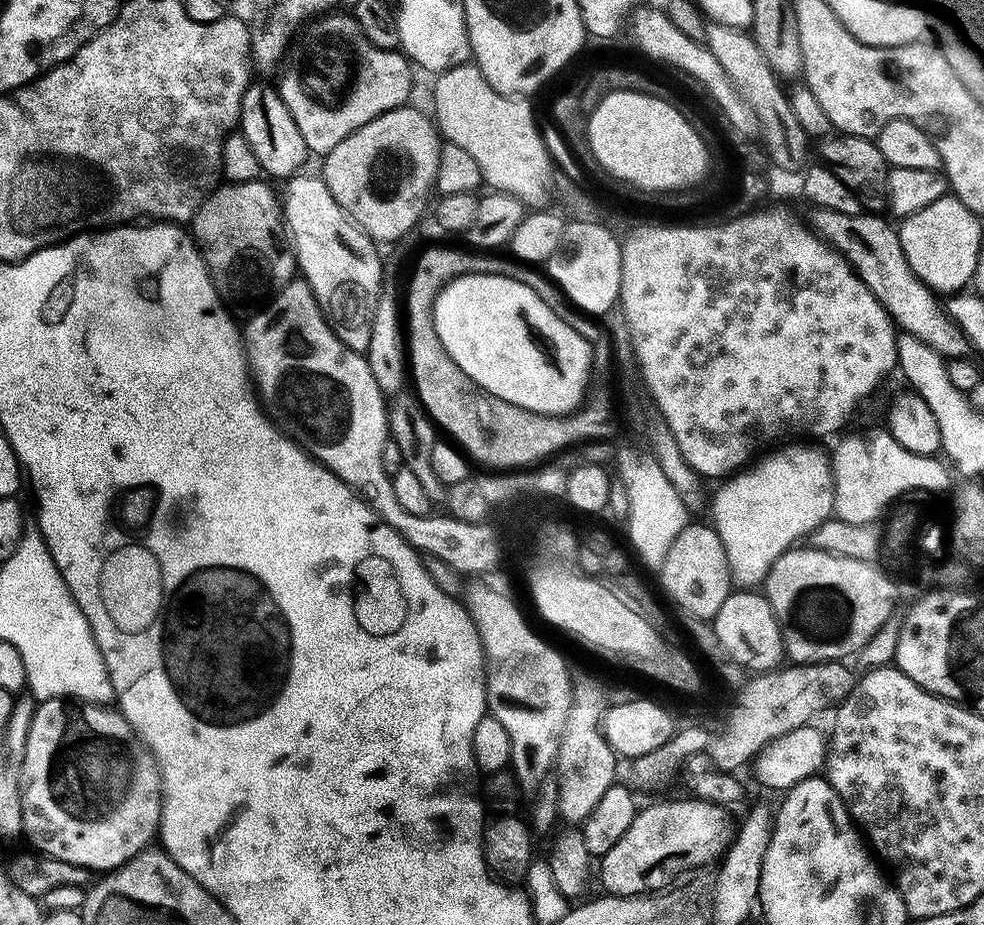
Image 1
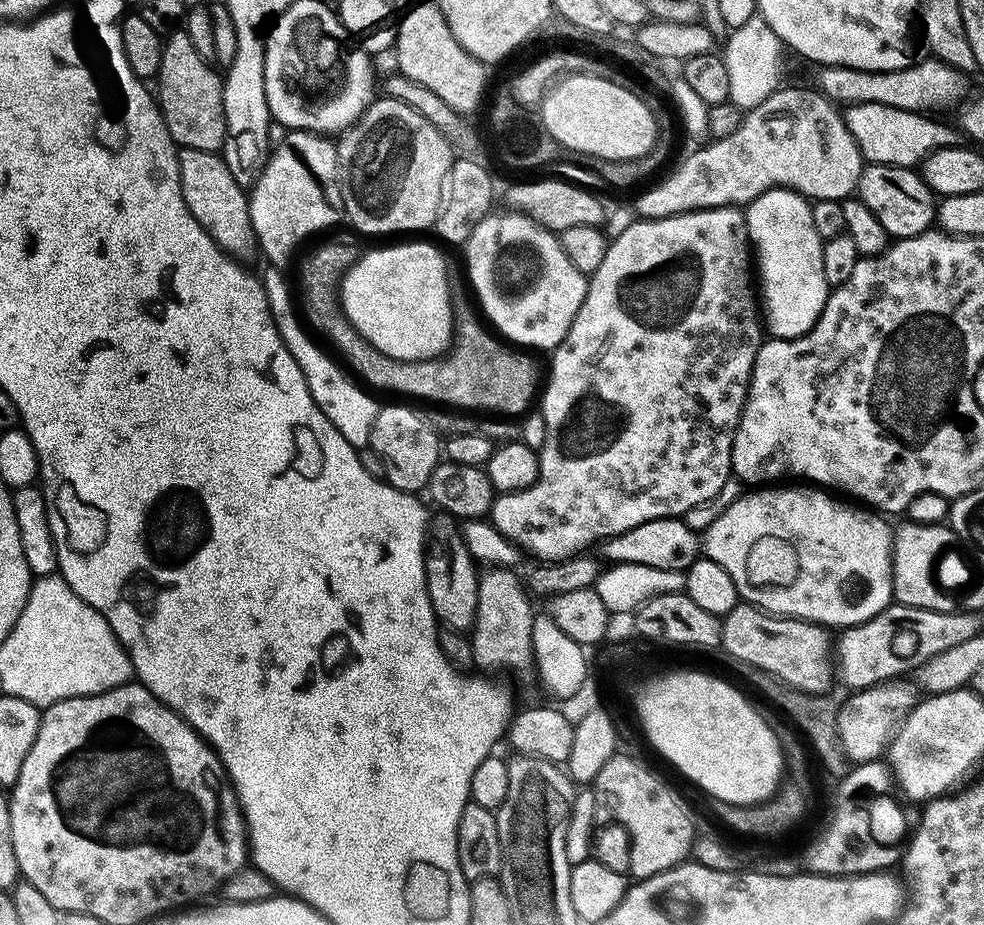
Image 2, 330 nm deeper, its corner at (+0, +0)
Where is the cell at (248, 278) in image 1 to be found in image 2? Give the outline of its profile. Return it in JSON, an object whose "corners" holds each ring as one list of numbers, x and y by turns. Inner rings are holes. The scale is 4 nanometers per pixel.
{"corners":[[180,148,176,157,186,210,194,214,198,226,202,226,202,230,206,230,206,234,210,234,210,238,222,251,228,253,229,257,248,262,244,260,257,255,258,245,252,229,245,185,238,183,234,174,230,174,230,166,220,152]]}

